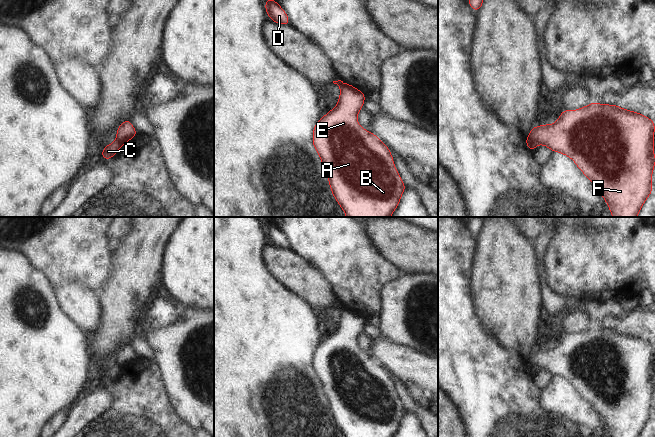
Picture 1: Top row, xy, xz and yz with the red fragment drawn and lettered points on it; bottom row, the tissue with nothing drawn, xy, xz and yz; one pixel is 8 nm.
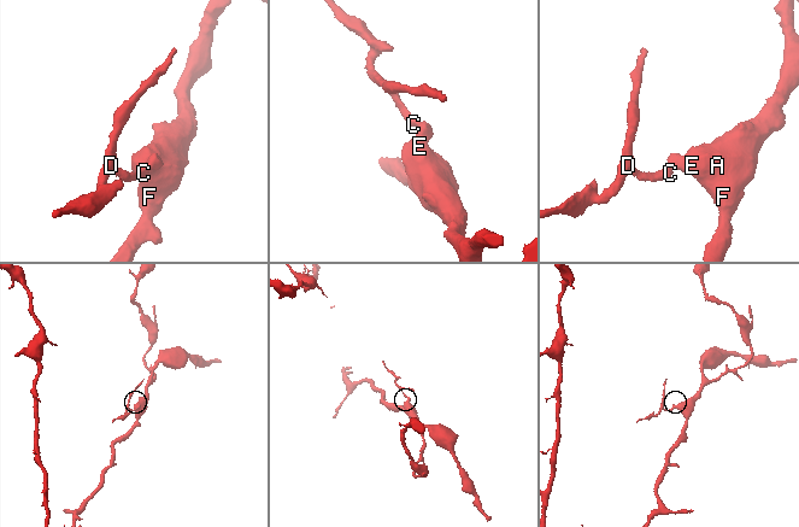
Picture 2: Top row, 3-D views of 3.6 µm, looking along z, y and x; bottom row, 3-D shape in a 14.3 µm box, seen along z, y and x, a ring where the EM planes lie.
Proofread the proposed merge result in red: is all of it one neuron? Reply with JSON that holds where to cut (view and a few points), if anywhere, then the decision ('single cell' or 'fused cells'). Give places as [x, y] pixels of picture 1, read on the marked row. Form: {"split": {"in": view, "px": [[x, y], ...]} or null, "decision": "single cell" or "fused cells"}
{"split": {"in": "yz", "px": [[528, 137], [535, 144]]}, "decision": "fused cells"}

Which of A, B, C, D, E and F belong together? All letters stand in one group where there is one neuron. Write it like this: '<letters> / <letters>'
A B E F / C D

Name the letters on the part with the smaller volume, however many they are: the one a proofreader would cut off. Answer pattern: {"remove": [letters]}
{"remove": ["C", "D"]}

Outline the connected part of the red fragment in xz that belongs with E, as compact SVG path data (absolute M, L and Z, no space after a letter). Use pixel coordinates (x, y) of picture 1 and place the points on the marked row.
M348 83L343 85L338 105L328 112L325 117L320 118L319 122L315 125L313 145L329 177L331 191L347 217L390 217L399 204L406 186L395 169L388 146L357 123L357 113L362 108L364 100L364 93Z

